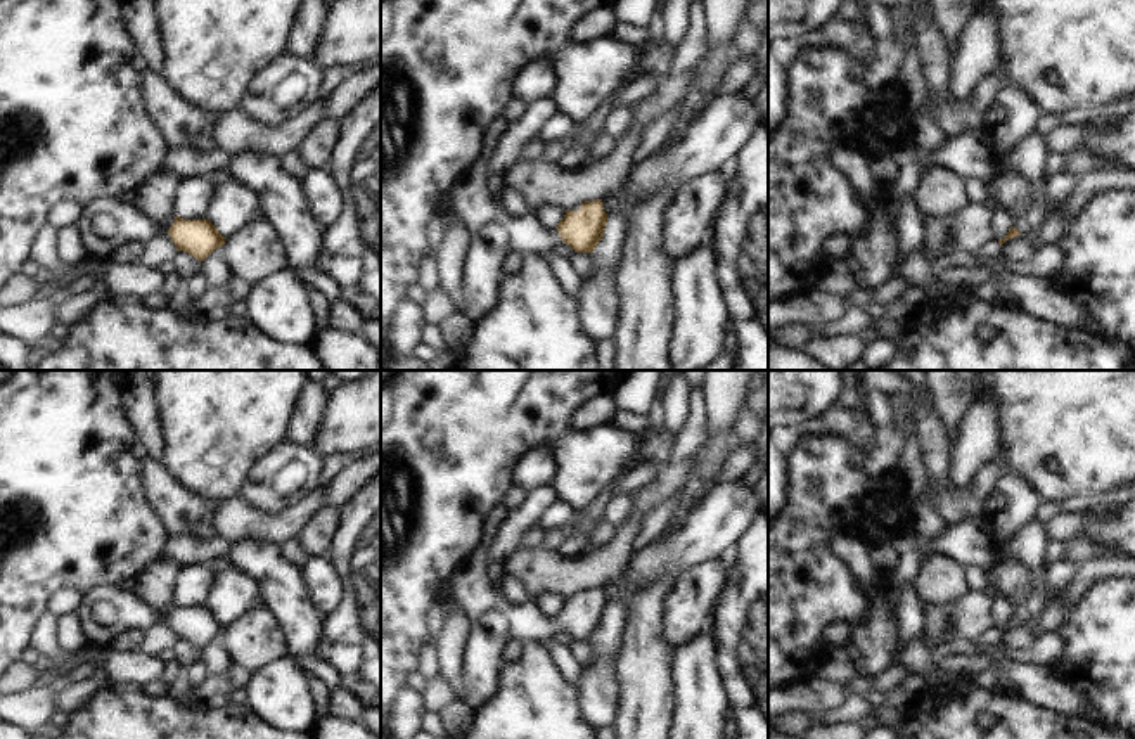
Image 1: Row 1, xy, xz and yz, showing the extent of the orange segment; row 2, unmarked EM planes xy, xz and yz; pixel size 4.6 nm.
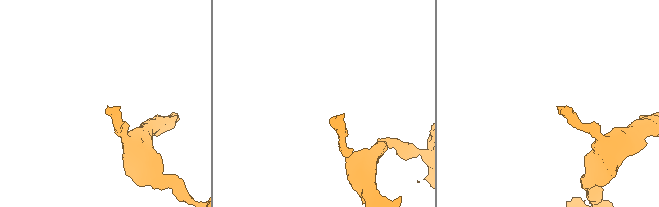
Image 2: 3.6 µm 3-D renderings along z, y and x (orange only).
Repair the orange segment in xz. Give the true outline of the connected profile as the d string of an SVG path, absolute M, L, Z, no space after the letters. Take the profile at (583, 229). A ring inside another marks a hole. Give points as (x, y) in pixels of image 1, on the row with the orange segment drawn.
M495 140L476 163L471 177L448 197L455 213L472 230L458 305L474 320L498 305L510 253L545 253L559 242L578 253L593 253L607 223L602 199L583 201L578 211L568 209L555 228L547 228L531 213L510 215L488 189L493 151Z

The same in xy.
M104 197L81 206L80 223L90 256L99 263L109 260L119 246L133 241L147 242L156 234L168 234L178 251L199 261L227 241L206 218L183 220L178 215L173 220L156 218L118 197Z

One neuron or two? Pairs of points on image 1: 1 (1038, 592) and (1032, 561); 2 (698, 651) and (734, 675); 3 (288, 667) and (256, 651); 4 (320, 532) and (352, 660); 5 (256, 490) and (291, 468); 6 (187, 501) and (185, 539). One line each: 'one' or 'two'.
1: one
2: two
3: two
4: two
5: one
6: two

